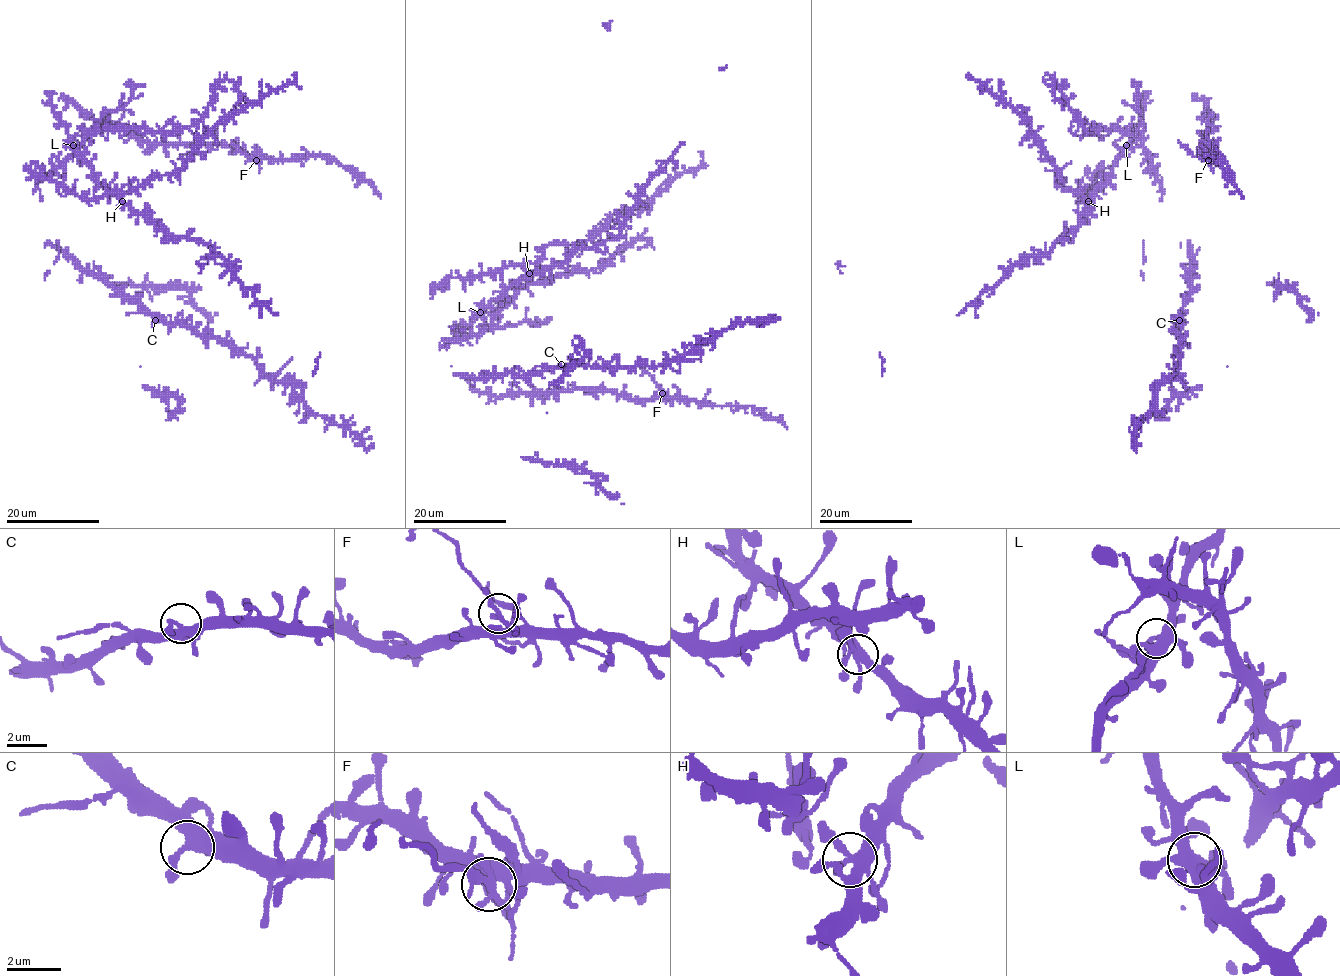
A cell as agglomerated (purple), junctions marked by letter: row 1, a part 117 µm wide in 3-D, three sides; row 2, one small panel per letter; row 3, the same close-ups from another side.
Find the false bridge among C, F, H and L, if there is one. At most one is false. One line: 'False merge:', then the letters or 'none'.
False merge: F

